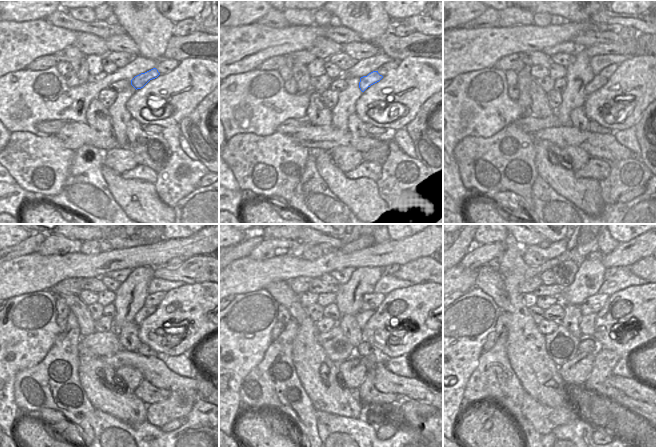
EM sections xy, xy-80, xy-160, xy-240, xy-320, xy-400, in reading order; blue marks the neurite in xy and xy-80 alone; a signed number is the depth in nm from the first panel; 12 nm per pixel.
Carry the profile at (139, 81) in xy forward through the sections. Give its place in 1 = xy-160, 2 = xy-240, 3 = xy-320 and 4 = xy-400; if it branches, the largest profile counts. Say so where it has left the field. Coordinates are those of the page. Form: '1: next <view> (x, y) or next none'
1: next xy-160 (598, 81)
2: next xy-240 (143, 313)
3: next xy-320 (362, 317)
4: next xy-400 (587, 323)

